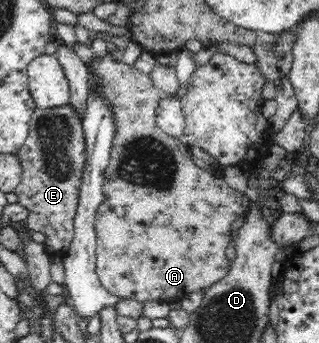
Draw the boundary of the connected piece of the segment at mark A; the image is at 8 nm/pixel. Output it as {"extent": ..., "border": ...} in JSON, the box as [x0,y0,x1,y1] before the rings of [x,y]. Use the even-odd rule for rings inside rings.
{"extent":[93,54,244,303],"border":[[[107,54],[101,60],[93,62],[95,73],[101,77],[103,83],[103,95],[113,103],[115,111],[115,121],[117,121],[117,134],[113,140],[113,150],[109,166],[105,170],[105,182],[103,184],[104,201],[99,206],[97,217],[95,219],[96,231],[96,273],[100,279],[101,285],[113,296],[121,299],[132,299],[145,303],[147,301],[177,302],[185,299],[189,294],[200,294],[209,286],[213,286],[224,278],[229,272],[230,266],[227,259],[227,247],[230,244],[231,225],[244,214],[243,193],[239,193],[230,185],[225,183],[222,178],[217,178],[212,173],[212,169],[201,169],[191,161],[192,153],[190,149],[183,145],[178,138],[169,136],[164,130],[158,127],[156,123],[156,108],[159,106],[159,100],[165,95],[159,87],[155,86],[149,73],[137,70],[133,65],[127,65],[123,62],[117,63]]]}

